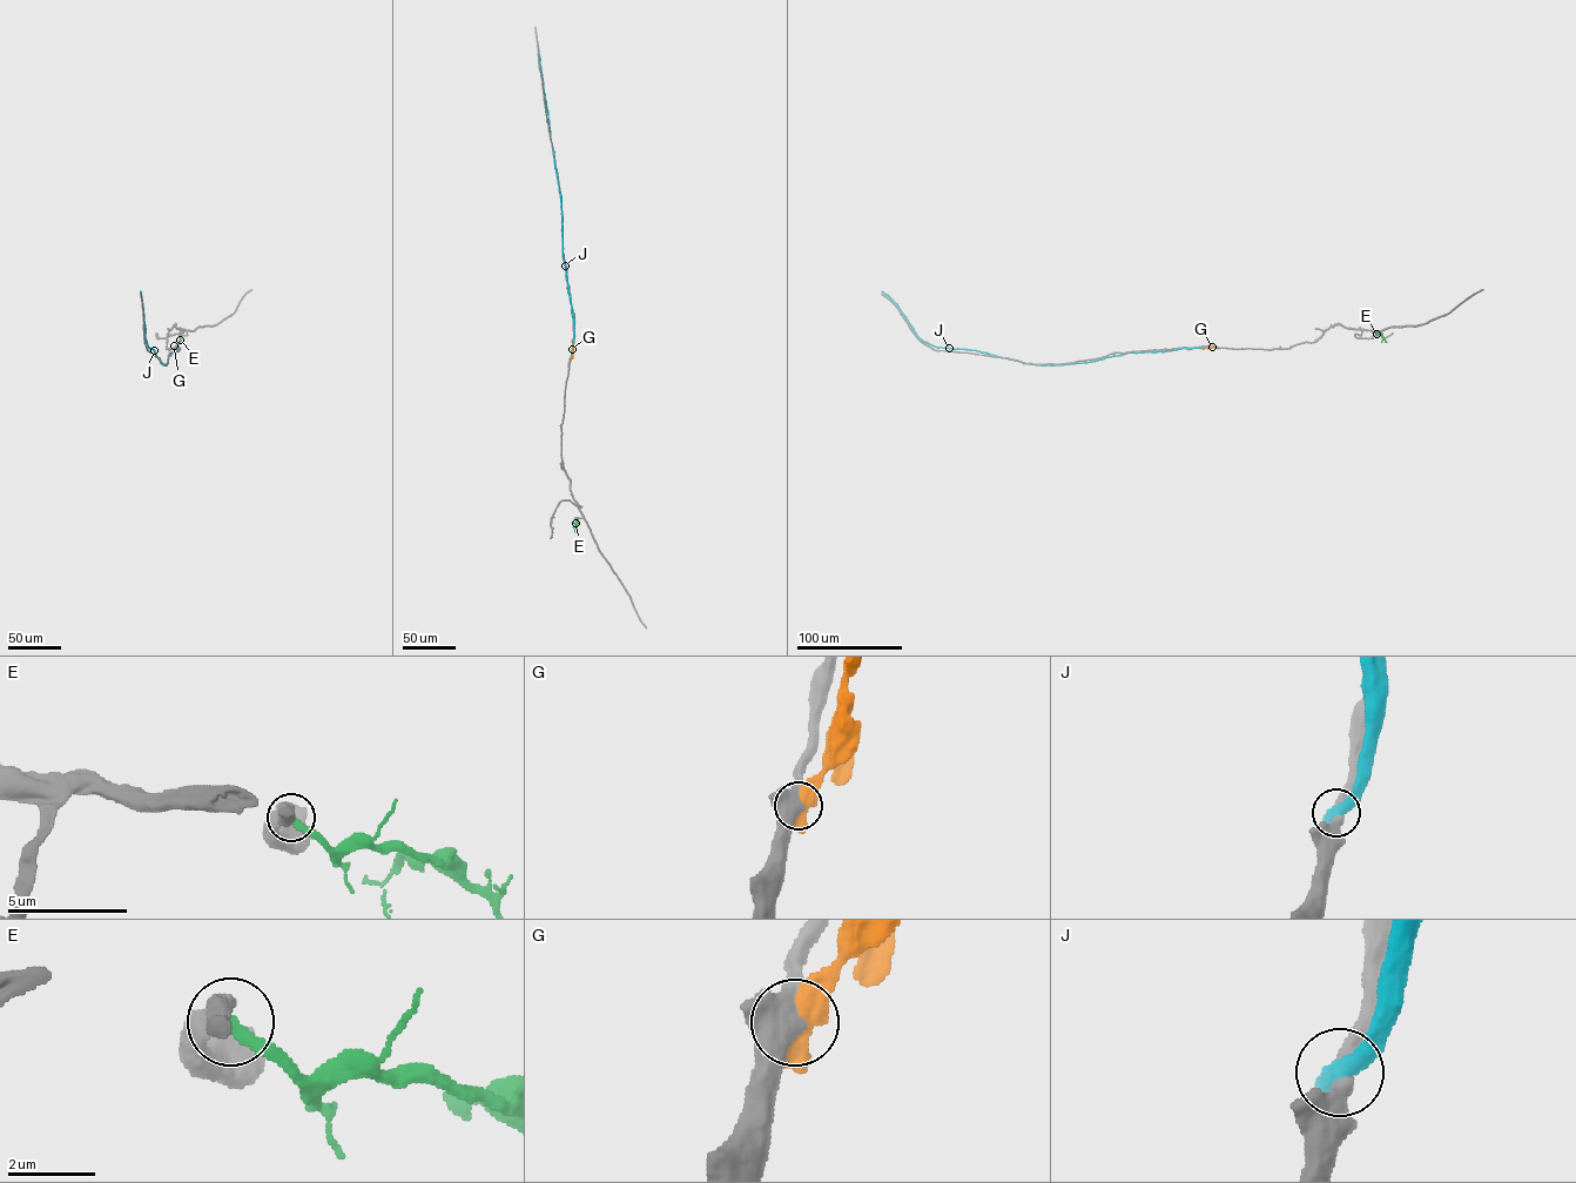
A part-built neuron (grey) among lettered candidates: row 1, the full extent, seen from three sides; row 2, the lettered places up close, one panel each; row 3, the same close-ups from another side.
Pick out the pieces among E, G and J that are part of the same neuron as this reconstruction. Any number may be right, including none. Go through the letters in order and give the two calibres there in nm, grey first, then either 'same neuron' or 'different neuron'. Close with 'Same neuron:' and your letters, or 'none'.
E: 320/240 nm | different neuron
G: 420/750 nm | different neuron
J: 400/500 nm | different neuron
Same neuron: none

